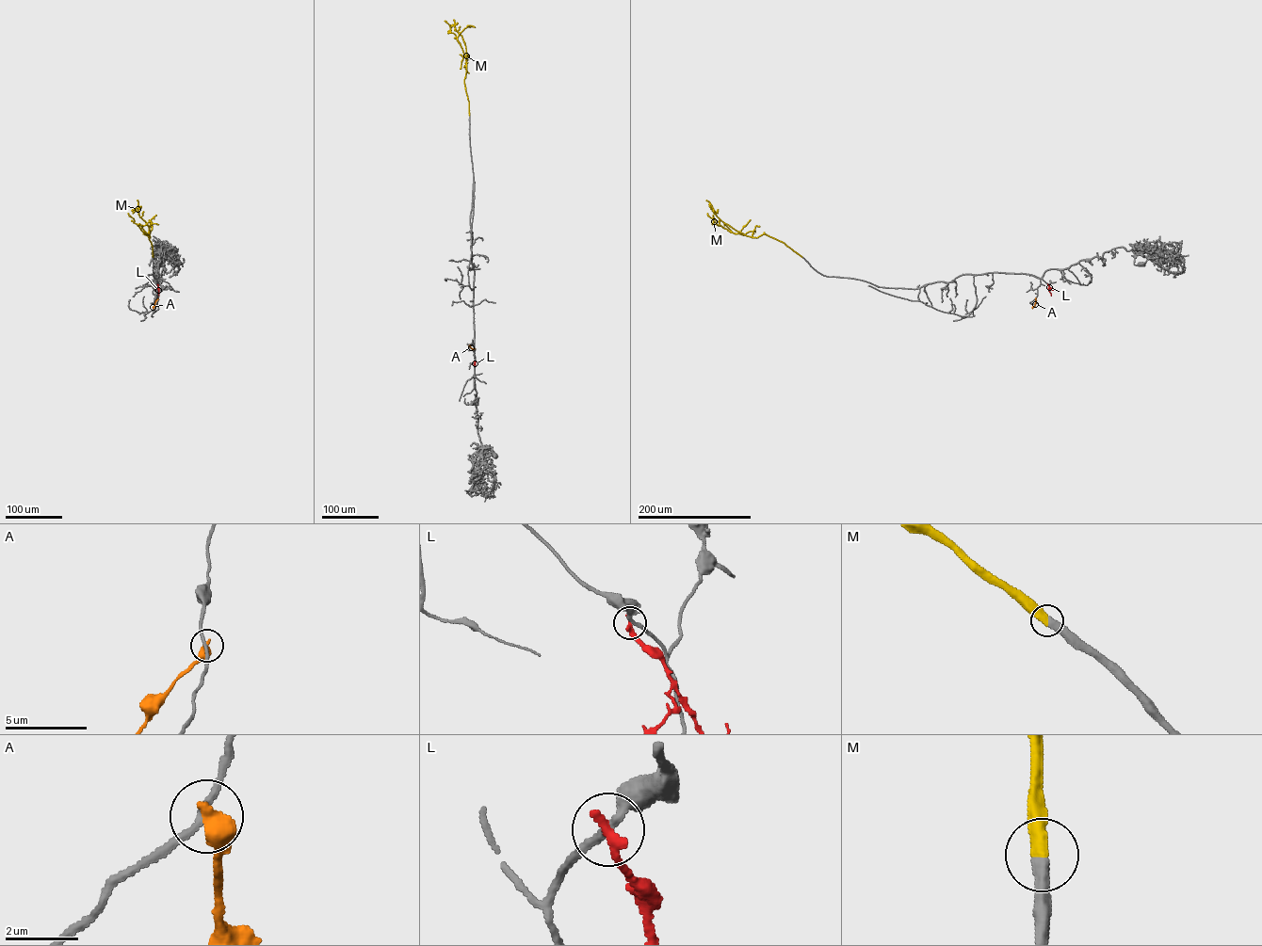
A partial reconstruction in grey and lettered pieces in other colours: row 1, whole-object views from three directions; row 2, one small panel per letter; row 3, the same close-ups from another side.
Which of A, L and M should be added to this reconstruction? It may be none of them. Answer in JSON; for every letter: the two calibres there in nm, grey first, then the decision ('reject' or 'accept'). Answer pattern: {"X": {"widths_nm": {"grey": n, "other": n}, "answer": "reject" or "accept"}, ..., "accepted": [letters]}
{"A": {"widths_nm": {"grey": 180, "other": 550}, "answer": "reject"}, "L": {"widths_nm": {"grey": 240, "other": 320}, "answer": "reject"}, "M": {"widths_nm": {"grey": 460, "other": 480}, "answer": "accept"}, "accepted": ["M"]}

